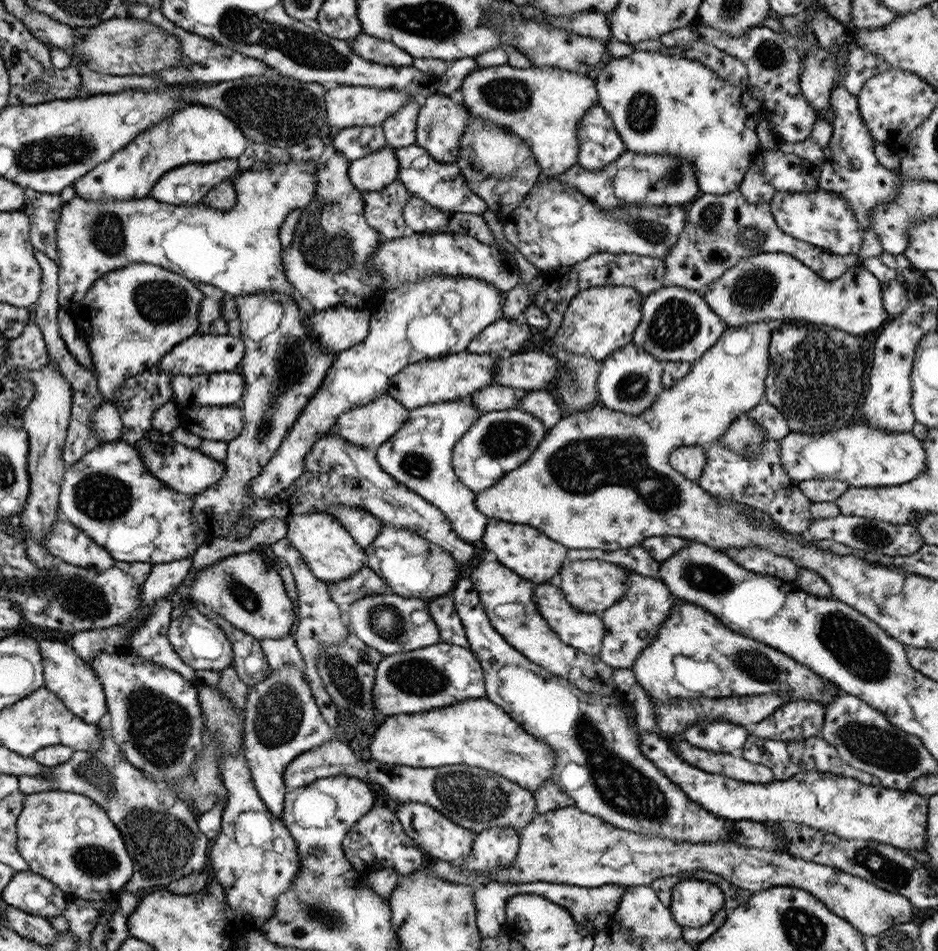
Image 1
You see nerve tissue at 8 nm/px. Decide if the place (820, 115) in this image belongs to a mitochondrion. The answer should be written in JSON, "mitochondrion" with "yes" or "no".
{"mitochondrion":"no"}

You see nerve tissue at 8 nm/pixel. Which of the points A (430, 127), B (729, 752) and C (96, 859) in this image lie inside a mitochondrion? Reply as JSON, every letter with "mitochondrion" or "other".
{"A":"mitochondrion","B":"other","C":"mitochondrion"}

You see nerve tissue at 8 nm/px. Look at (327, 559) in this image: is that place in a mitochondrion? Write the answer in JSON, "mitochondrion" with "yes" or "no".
{"mitochondrion":"no"}

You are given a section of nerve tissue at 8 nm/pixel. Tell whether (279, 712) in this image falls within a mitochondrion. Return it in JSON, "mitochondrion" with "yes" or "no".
{"mitochondrion":"yes"}

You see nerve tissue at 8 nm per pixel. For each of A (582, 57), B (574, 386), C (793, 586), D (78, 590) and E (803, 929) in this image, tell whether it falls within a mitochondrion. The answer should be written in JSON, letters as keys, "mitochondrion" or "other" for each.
{"A":"other","B":"mitochondrion","C":"other","D":"mitochondrion","E":"mitochondrion"}

